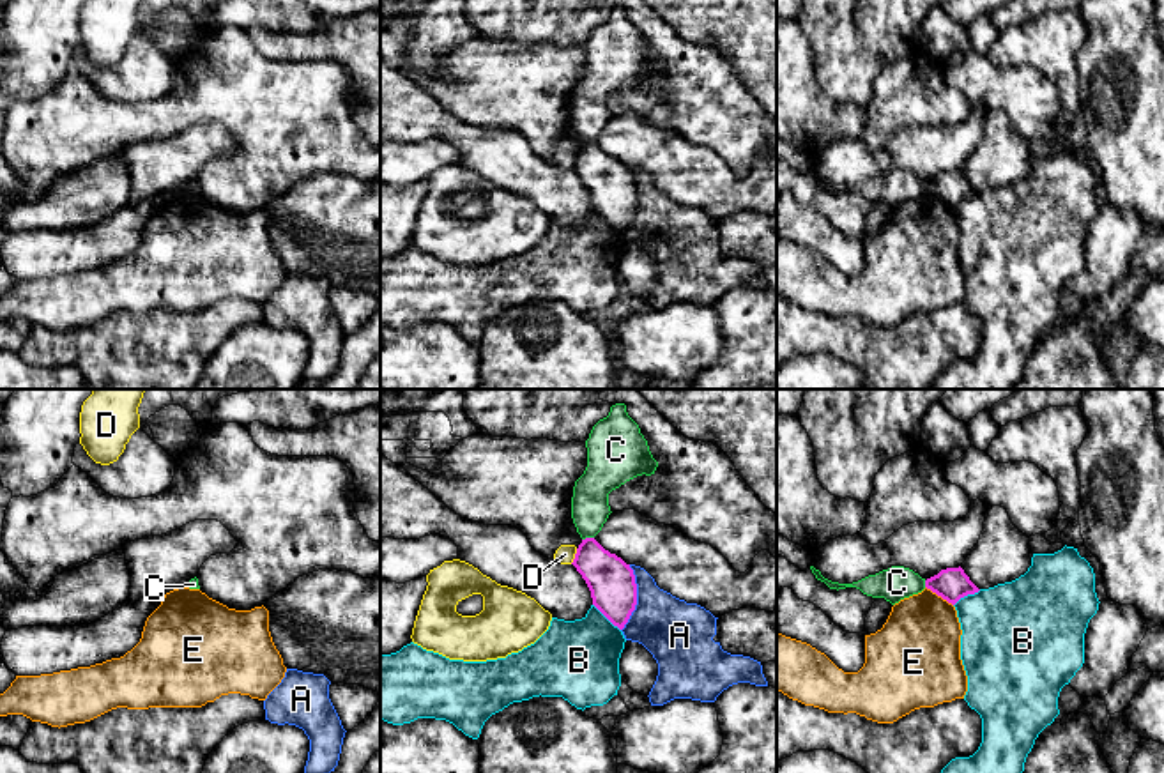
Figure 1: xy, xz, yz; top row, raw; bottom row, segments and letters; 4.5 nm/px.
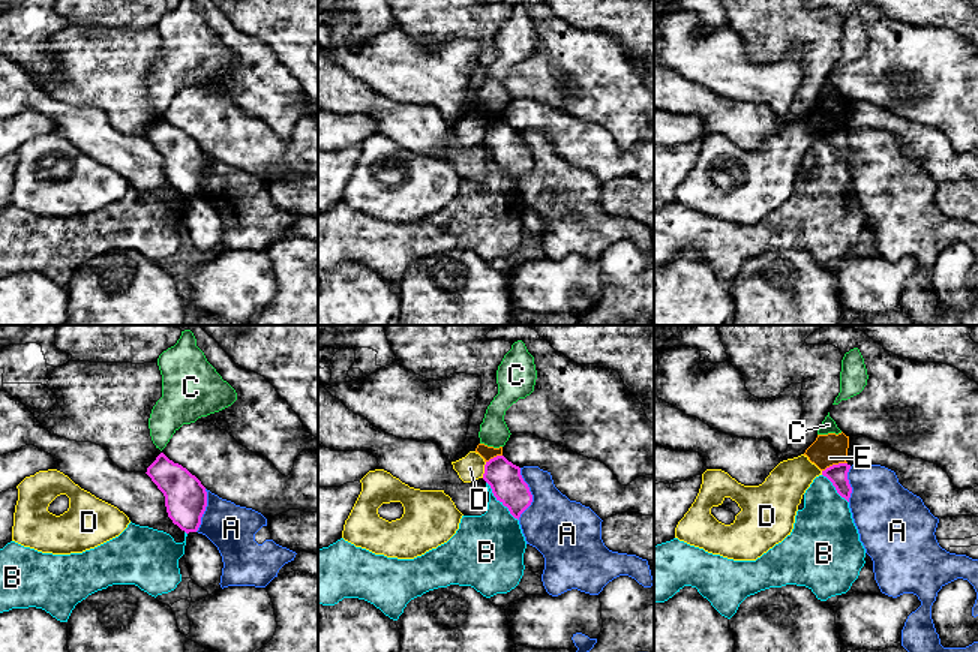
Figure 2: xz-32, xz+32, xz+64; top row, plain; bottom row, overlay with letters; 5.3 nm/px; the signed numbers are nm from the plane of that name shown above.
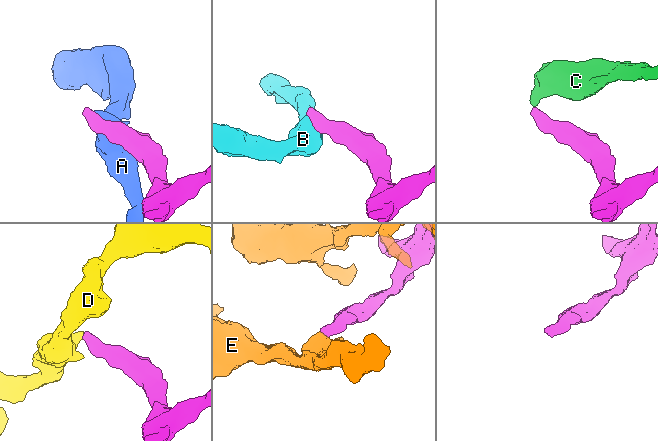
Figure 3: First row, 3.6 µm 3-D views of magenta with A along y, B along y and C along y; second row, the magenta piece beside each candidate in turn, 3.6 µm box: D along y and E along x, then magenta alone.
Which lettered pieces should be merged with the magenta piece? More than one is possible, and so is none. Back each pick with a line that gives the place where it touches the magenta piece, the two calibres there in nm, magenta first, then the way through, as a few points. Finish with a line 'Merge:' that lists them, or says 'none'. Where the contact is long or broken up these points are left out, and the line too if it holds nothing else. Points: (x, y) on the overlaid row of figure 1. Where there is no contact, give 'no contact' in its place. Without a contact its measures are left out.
Merge: none

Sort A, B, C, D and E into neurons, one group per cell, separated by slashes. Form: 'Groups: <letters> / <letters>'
Groups: A / B / C / D / E

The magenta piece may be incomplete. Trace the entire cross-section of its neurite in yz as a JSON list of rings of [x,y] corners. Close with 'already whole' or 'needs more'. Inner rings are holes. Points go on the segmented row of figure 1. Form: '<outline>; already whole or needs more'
[[[961,566],[941,570],[938,575],[925,580],[925,587],[952,605],[980,591]]]; already whole

